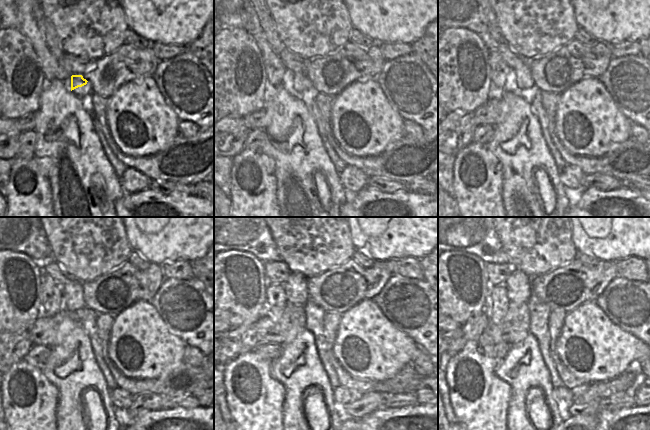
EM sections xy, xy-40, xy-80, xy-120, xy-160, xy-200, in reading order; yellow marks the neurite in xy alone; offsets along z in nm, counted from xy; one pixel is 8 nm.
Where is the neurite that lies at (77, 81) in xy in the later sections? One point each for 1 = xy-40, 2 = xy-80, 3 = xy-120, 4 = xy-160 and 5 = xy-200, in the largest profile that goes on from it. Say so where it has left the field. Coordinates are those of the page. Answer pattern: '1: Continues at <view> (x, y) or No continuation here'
1: Continues at xy-40 (300, 80)
2: Continues at xy-80 (523, 78)
3: Continues at xy-120 (72, 292)
4: Continues at xy-160 (295, 287)
5: Continues at xy-200 (518, 285).

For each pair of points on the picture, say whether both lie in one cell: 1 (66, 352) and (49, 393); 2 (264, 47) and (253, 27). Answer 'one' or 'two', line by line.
1: two
2: one

